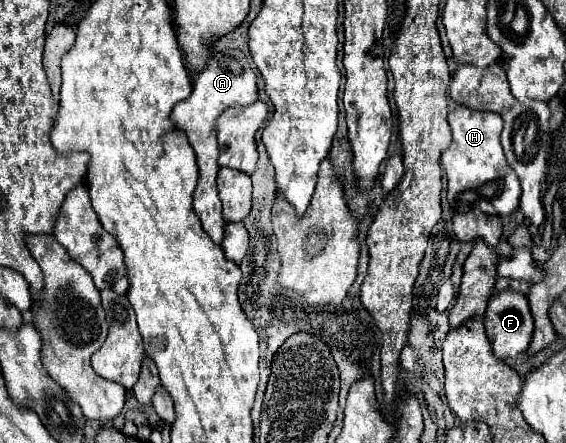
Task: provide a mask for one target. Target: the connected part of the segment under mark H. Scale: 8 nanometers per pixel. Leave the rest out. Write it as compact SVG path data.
M455 106L449 112L449 126L453 132L453 142L451 146L441 154L441 166L447 174L447 202L455 212L469 212L471 206L477 206L485 214L495 214L495 216L507 216L513 210L519 208L521 200L521 186L517 176L513 174L513 168L509 168L499 136L503 130L503 118L493 112L477 112L469 110L467 106Z

